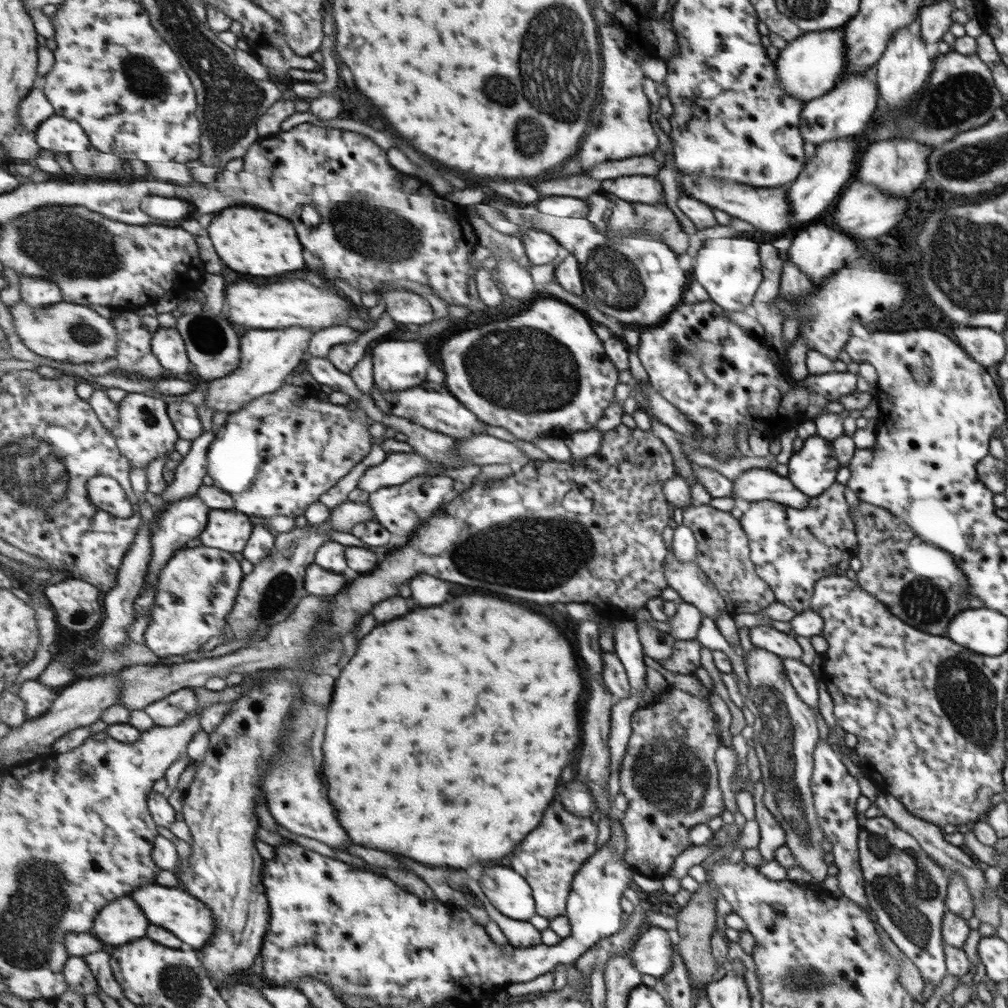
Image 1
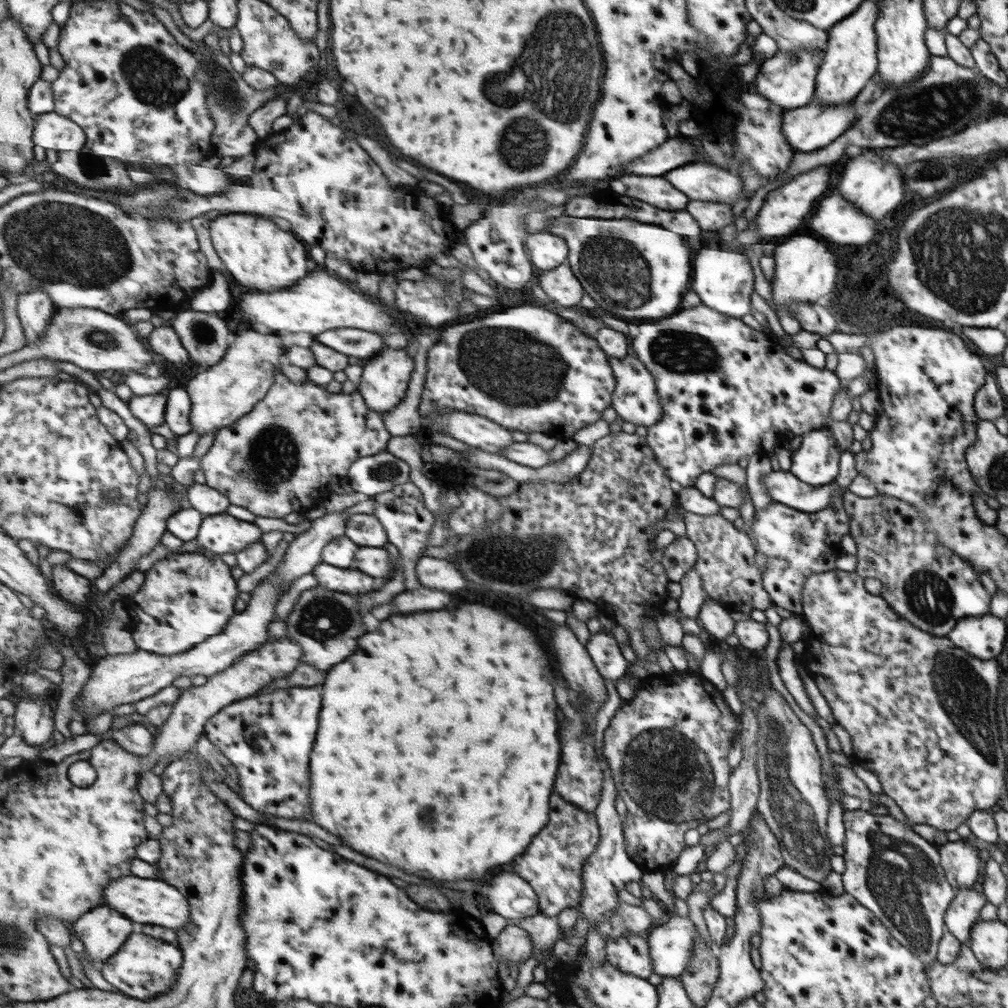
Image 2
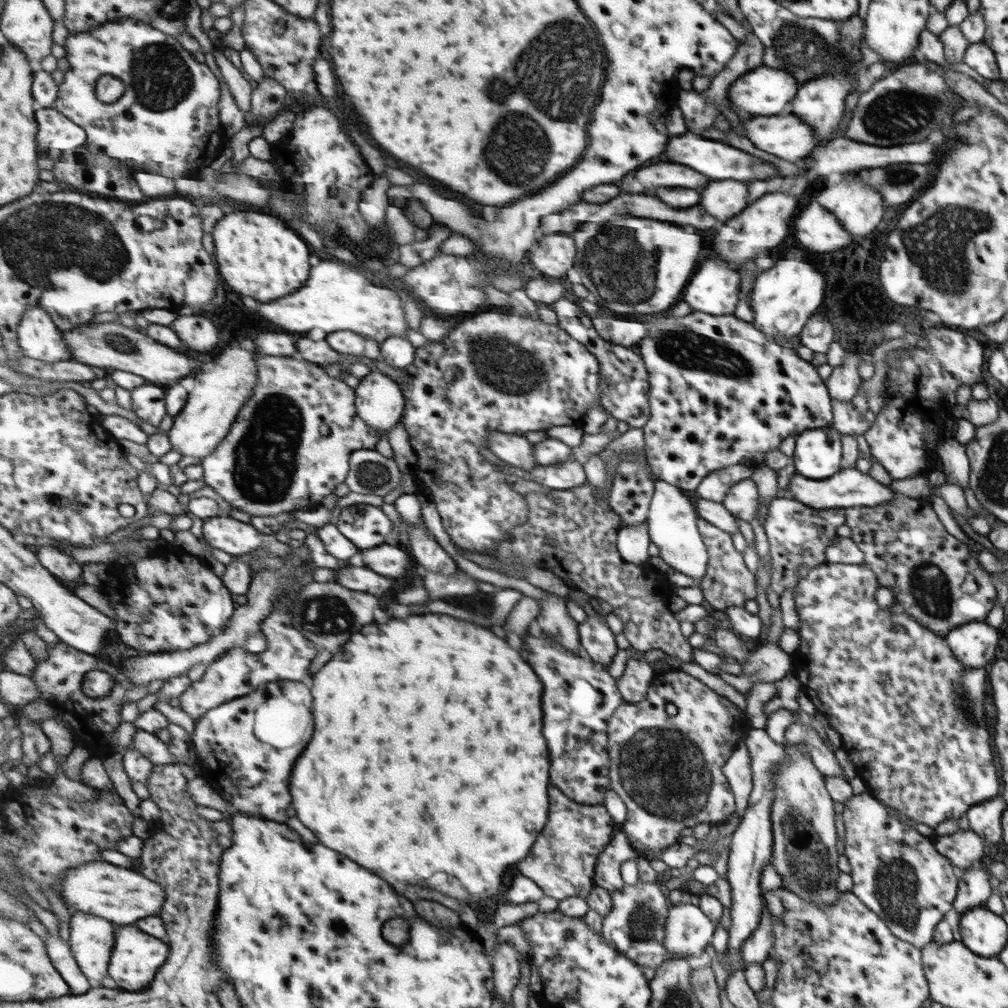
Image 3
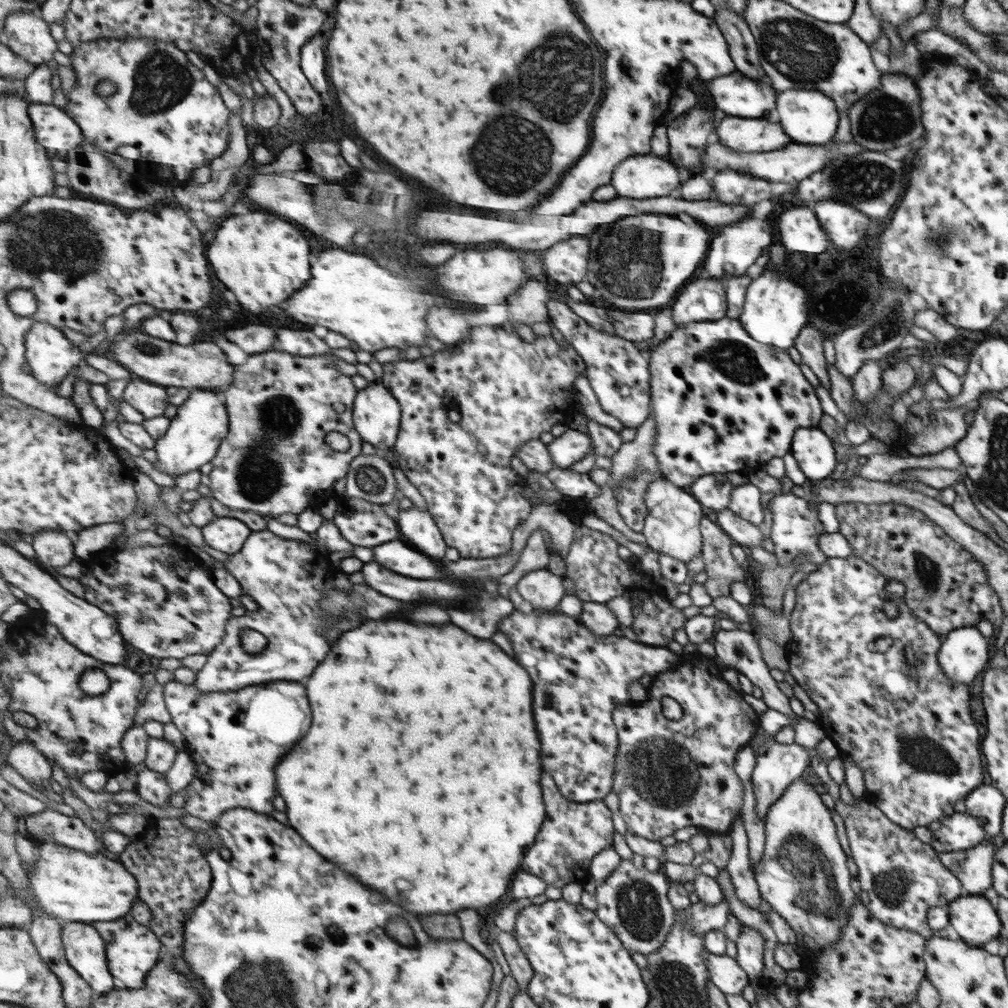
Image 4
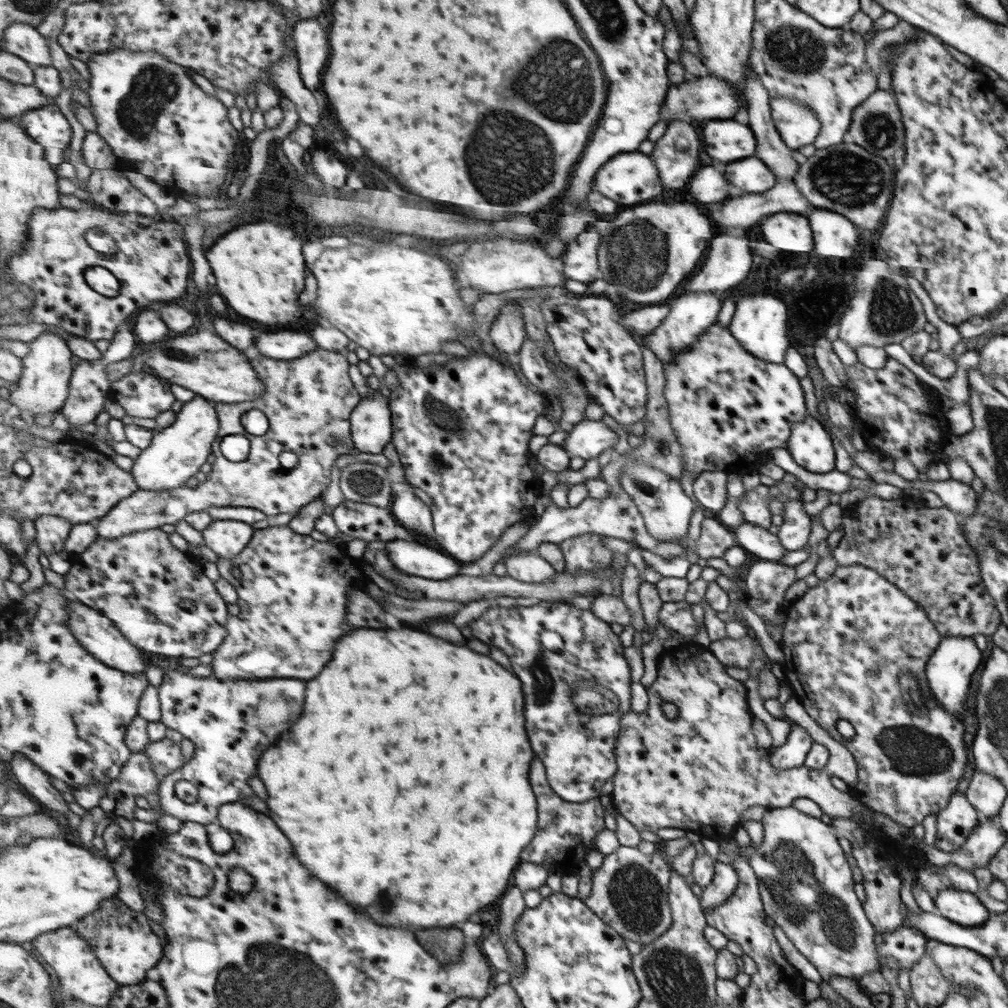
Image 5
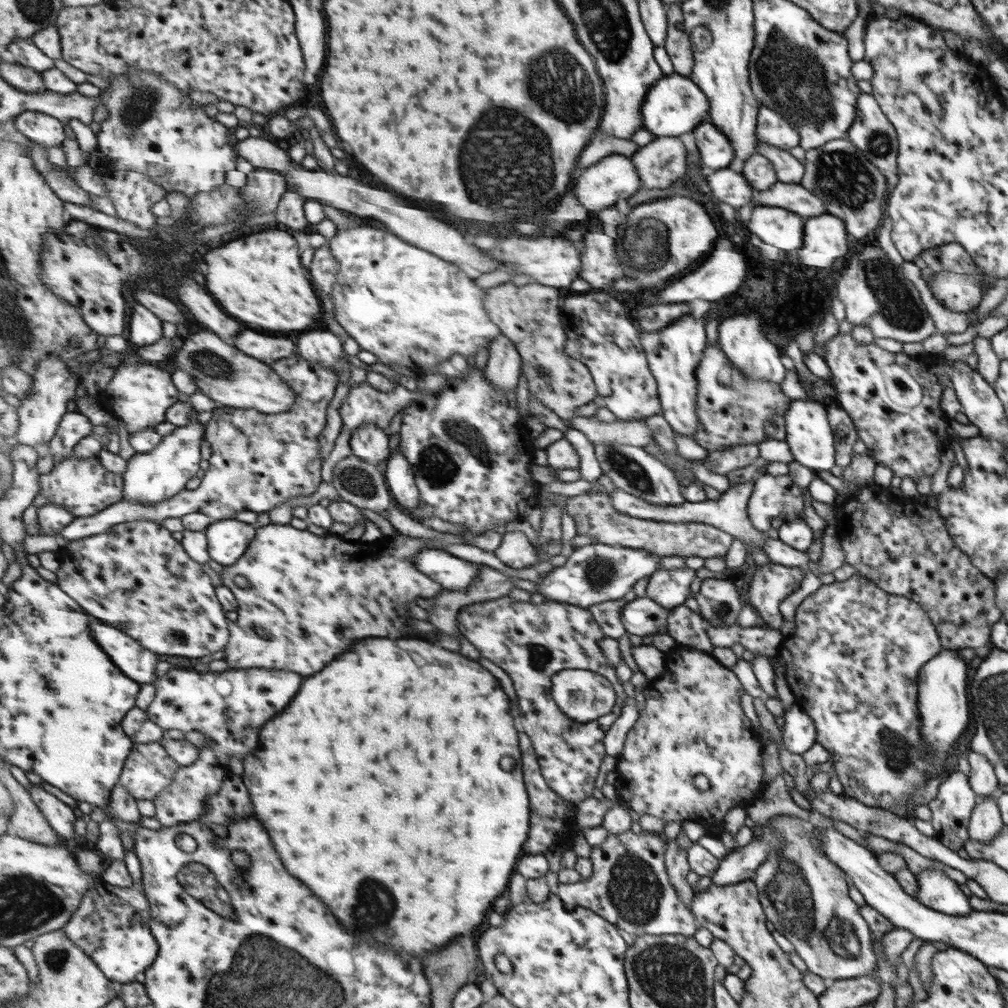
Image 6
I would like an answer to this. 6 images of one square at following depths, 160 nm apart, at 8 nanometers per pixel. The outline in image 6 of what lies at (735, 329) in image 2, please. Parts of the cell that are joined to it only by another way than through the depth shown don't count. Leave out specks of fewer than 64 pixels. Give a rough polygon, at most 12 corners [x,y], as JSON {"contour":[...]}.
{"contour":[[708,344],[696,370],[706,452],[764,441],[792,400]]}

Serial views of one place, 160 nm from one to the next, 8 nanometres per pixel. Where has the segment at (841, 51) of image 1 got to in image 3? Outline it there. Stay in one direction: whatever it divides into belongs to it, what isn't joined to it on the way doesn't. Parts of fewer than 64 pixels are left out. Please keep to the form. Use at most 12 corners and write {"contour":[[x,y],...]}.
{"contour":[[761,64],[727,87],[751,117],[787,110],[800,86]]}

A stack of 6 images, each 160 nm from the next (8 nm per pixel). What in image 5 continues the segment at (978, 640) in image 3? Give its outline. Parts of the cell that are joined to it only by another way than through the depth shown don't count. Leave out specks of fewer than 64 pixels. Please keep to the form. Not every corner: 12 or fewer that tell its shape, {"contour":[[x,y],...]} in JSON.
{"contour":[[947,635],[927,662],[927,688],[958,719],[981,650]]}

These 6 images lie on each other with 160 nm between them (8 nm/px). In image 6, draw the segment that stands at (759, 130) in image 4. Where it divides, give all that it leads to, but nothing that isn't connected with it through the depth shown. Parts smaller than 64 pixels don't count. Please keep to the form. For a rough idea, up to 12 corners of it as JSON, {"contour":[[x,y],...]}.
{"contour":[[717,125],[692,131],[701,164],[722,169],[735,158]]}

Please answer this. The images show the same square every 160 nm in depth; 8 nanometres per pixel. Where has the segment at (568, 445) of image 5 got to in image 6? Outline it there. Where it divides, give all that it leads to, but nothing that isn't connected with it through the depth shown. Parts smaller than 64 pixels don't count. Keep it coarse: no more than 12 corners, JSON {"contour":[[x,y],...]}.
{"contour":[[576,416],[572,428],[595,444],[653,442],[642,420],[606,423]]}

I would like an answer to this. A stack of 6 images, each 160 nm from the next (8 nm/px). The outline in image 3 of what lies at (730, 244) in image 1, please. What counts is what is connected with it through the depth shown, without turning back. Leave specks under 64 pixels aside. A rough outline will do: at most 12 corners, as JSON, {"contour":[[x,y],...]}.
{"contour":[[701,260],[685,288],[691,310],[733,315],[739,274]]}

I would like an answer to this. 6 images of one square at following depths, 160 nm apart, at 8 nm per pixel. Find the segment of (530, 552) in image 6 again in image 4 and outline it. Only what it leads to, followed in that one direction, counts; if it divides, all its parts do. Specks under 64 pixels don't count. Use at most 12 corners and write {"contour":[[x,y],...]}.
{"contour":[[547,569],[521,577],[517,590],[537,610],[555,613],[566,595]]}

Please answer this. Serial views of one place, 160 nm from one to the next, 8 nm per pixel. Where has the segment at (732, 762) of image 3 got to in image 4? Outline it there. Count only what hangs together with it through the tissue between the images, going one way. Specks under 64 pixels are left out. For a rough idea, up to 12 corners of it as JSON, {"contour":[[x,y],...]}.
{"contour":[[741,819],[729,837],[724,868],[737,899],[757,910],[761,892],[750,870],[748,838]]}

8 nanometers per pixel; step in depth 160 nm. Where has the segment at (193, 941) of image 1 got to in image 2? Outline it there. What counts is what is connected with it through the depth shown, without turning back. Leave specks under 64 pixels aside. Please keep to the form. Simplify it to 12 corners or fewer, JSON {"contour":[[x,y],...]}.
{"contour":[[122,876],[104,888],[105,905],[138,926],[179,931],[189,899],[163,879]]}

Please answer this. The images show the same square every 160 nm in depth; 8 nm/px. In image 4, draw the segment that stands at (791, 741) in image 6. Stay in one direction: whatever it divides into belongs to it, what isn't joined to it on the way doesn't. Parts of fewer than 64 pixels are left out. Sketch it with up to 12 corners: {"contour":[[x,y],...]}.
{"contour":[[771,738],[750,775],[754,813],[767,809],[809,764],[807,749]]}

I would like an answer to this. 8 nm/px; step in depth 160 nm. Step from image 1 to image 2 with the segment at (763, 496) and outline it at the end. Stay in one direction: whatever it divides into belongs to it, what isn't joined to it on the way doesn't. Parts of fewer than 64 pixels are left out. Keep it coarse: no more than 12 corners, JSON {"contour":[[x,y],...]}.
{"contour":[[789,471],[762,478],[771,502],[814,513],[842,498],[836,482],[821,487]]}

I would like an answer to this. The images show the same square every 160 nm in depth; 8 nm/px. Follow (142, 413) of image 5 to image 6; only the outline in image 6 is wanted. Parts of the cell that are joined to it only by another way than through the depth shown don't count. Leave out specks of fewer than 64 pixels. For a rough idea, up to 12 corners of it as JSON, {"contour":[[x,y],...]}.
{"contour":[[120,365],[103,396],[129,434],[155,427],[179,400],[172,375]]}

